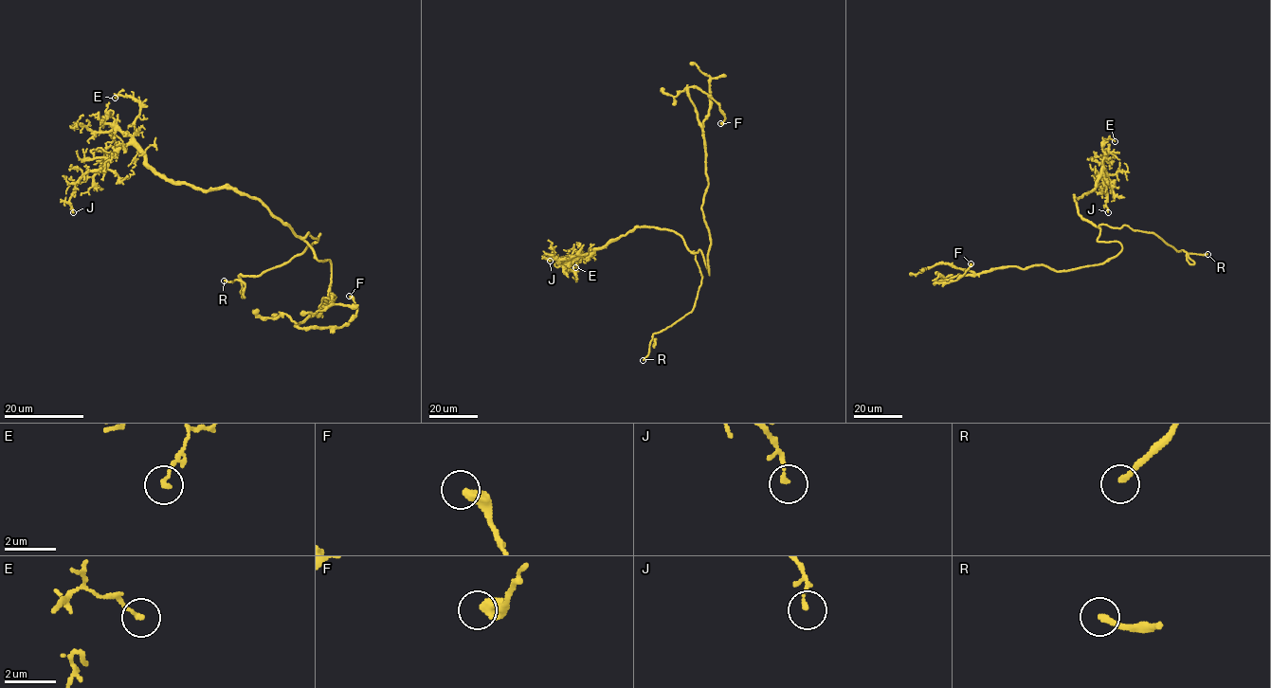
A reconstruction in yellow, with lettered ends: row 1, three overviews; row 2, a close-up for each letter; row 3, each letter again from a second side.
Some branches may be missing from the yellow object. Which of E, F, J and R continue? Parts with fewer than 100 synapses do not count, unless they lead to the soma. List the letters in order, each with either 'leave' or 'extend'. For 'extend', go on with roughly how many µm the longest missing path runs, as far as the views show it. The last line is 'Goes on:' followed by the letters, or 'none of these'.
E: leave
F: leave
J: leave
R: extend; about 5 µm are missing
Goes on: R

